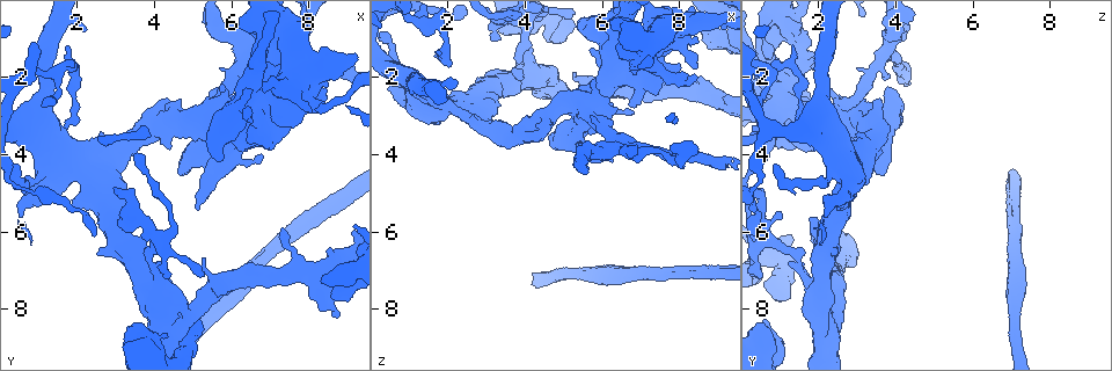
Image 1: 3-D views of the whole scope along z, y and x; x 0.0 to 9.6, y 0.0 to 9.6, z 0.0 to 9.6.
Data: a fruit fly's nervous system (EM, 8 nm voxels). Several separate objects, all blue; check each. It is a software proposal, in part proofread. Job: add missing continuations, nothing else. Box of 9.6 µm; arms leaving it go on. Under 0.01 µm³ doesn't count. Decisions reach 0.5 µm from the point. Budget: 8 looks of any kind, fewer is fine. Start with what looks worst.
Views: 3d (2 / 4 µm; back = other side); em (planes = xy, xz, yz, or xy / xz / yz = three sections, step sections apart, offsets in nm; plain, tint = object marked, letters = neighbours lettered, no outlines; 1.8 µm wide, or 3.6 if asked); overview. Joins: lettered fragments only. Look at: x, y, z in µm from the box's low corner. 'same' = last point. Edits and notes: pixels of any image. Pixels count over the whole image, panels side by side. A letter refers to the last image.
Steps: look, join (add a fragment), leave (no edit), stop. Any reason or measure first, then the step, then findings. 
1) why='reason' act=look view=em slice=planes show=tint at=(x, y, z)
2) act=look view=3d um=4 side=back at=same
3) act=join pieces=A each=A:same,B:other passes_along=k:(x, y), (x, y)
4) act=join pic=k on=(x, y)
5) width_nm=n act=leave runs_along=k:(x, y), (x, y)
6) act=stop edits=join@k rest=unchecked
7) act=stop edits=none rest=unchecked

why='free end' act=look view=3d um=4 at=(8.65, 7.70, 0.85)

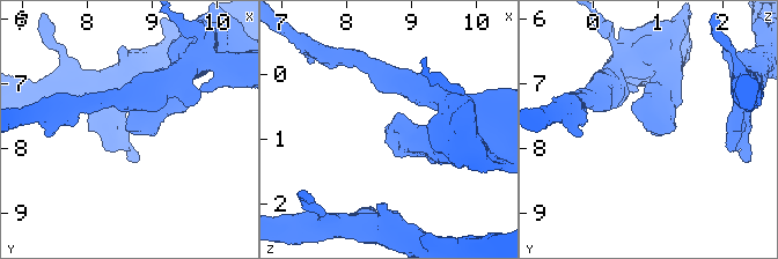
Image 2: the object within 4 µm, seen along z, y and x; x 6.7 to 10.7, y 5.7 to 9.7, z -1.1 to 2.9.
why='need the tissue' act=look view=em slice=xy step=8 show=tint at=(8.65, 7.70, 0.85)

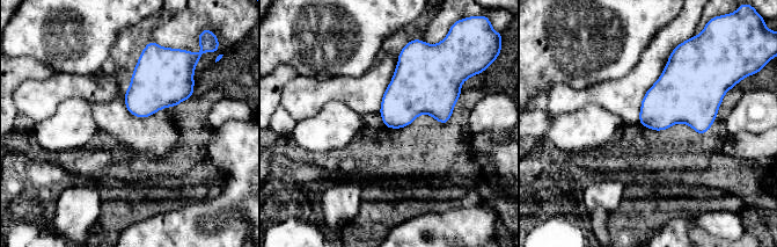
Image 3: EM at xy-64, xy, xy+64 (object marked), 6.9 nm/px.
act=look view=em slice=planes show=letters at=same

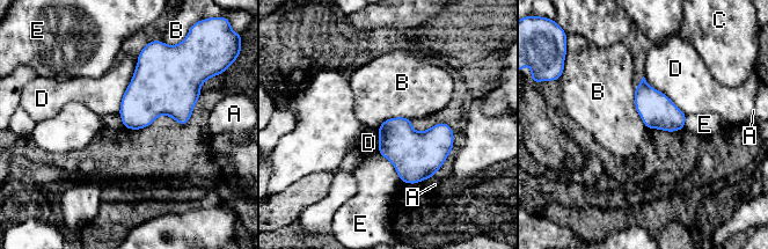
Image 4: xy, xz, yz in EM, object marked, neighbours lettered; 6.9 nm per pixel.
width_nm=240 longest_contact=D:400nm act=leave each=A:other,B:other,C:other,D:other,E:other found='none of them fits'

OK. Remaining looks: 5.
why='stops while still wide' act=look view=3d um=4 at=(5.15, 8.25, 0.55)

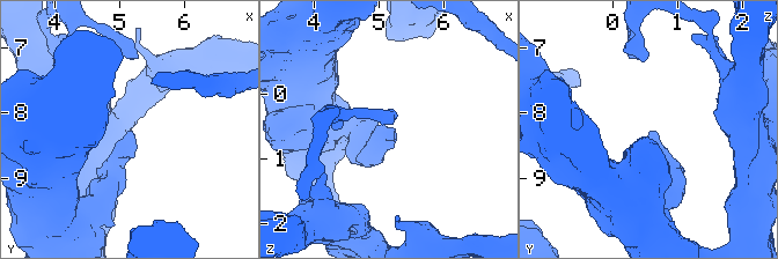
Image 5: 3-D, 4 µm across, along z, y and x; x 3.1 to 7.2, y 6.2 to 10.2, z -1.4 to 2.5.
act=look view=em slice=xz step=16 show=letters at=(5.15, 8.30, 0.60)

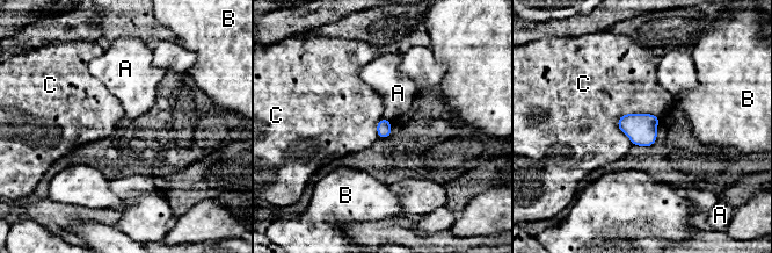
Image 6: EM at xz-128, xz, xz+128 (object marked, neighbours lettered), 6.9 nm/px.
act=leave each=A:other,B:other,C:other border=6:(658, 116), (624, 114), (617, 127) found='none of them fits'

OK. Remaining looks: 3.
why='tapers out' act=look view=em slice=planes show=letters at=(1.70, 3.35, 1.45)

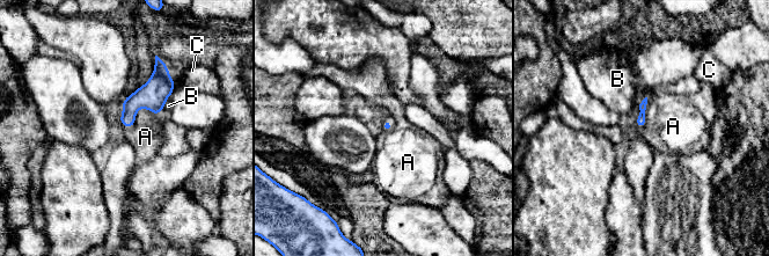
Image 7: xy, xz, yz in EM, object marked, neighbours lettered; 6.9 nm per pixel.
act=leave each=A:other,B:other,C:other border=7:(647, 97), (645, 115) found='no lettered fragment goes on from it'

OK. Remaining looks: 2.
act=stop edits=none rest=unchecked

